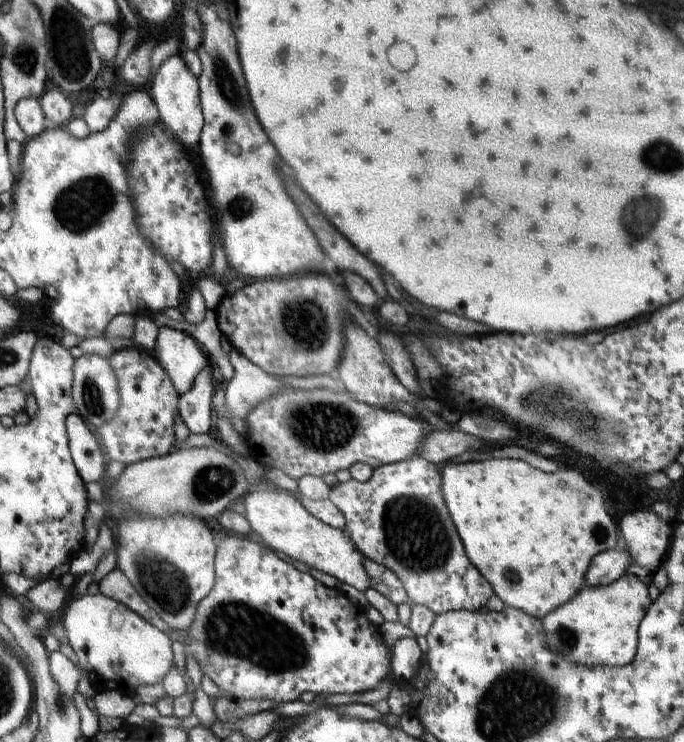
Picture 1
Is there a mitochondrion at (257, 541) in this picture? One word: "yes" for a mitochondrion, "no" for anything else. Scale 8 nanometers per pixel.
no

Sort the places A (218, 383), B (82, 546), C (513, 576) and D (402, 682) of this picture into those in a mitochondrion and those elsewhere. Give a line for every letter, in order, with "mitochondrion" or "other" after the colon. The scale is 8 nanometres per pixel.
A: other
B: other
C: mitochondrion
D: other

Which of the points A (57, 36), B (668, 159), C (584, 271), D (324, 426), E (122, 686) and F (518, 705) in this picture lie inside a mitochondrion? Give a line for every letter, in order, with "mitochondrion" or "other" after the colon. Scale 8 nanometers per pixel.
A: mitochondrion
B: mitochondrion
C: other
D: mitochondrion
E: other
F: mitochondrion

